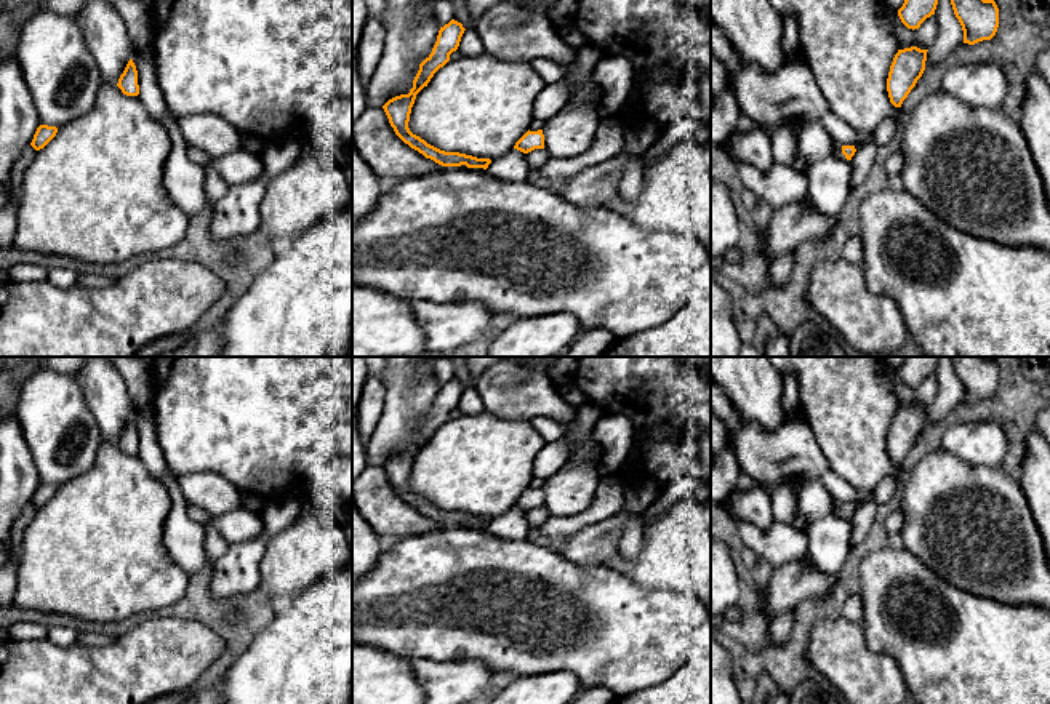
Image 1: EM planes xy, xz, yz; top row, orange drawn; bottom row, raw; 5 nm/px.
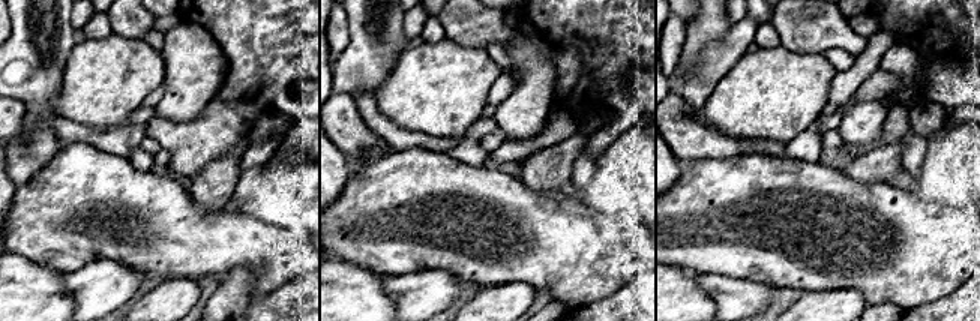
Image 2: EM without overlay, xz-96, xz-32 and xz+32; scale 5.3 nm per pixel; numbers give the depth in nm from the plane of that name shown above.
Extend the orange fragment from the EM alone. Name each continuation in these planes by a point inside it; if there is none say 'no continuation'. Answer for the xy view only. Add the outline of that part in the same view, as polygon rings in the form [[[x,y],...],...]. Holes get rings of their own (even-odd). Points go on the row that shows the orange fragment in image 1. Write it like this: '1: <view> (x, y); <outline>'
no continuation

